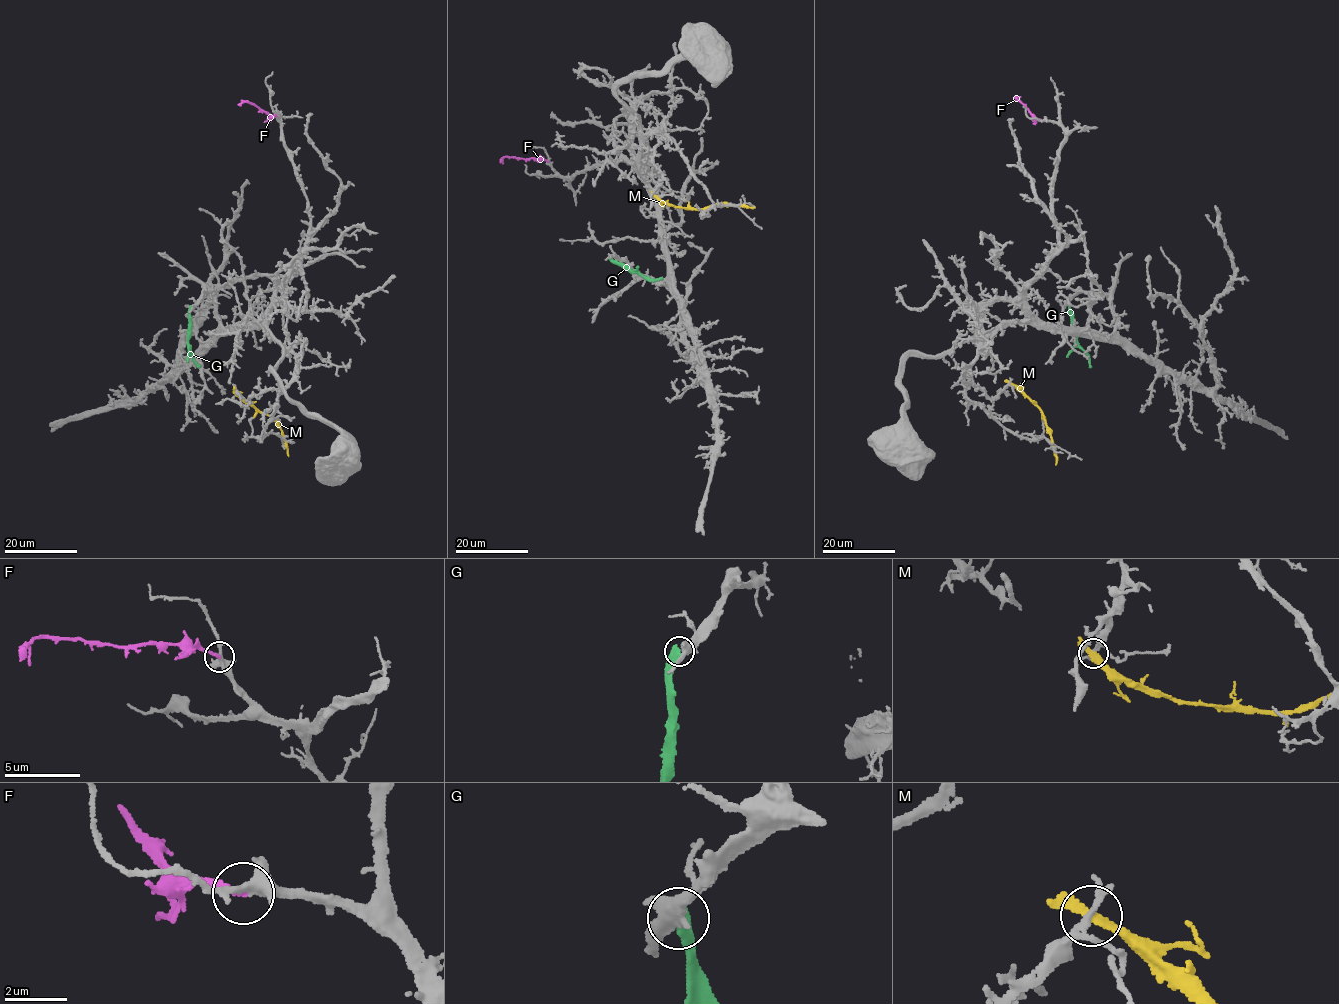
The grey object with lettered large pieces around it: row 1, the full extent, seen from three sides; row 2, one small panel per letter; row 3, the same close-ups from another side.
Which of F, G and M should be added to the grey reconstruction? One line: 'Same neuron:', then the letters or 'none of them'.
Same neuron: F

